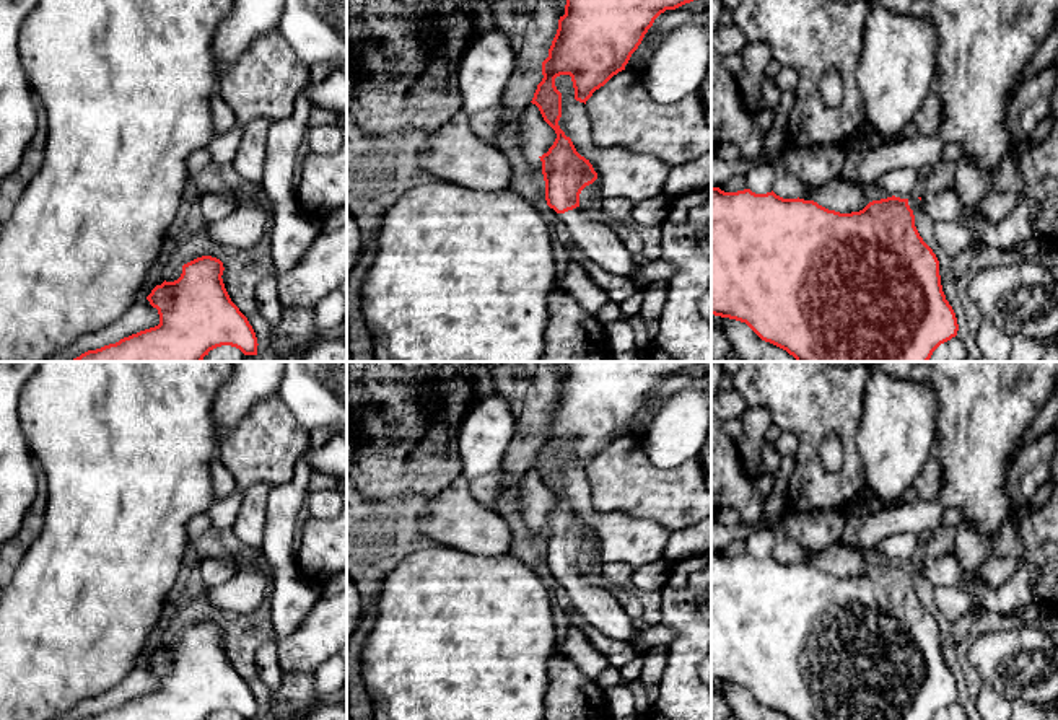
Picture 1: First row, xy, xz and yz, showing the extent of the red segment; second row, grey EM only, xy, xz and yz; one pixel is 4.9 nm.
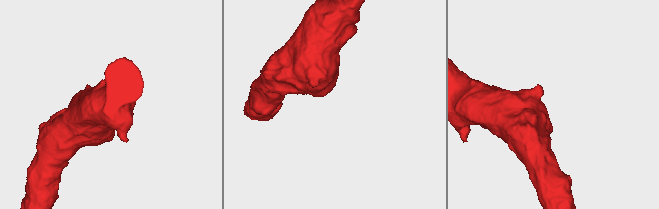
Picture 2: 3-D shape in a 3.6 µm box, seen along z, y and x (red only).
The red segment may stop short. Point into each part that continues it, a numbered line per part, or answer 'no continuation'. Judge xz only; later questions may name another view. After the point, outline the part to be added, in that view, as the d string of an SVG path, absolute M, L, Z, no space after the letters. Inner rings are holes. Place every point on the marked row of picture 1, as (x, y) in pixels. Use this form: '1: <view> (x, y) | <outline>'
1: xz (591, 235) | M576 207L560 213L560 218L571 235L575 246L589 261L614 275L628 277L645 292L661 290L661 283L646 282L640 277L633 254L596 212Z

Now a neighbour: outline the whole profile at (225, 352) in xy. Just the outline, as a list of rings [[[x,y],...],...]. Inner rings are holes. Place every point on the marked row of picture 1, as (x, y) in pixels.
[[[221,345],[210,350],[202,362],[243,362],[244,353],[231,345]]]

